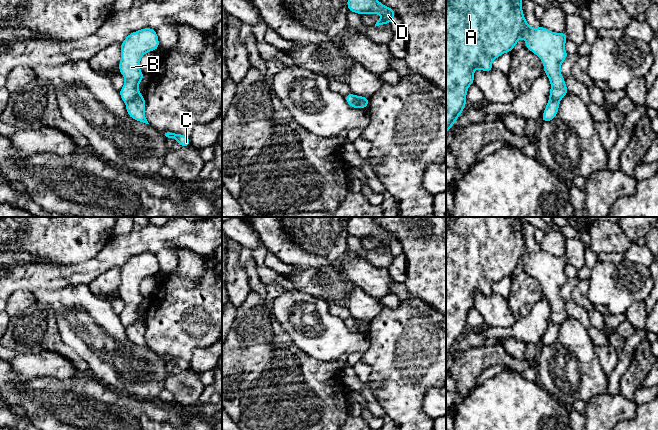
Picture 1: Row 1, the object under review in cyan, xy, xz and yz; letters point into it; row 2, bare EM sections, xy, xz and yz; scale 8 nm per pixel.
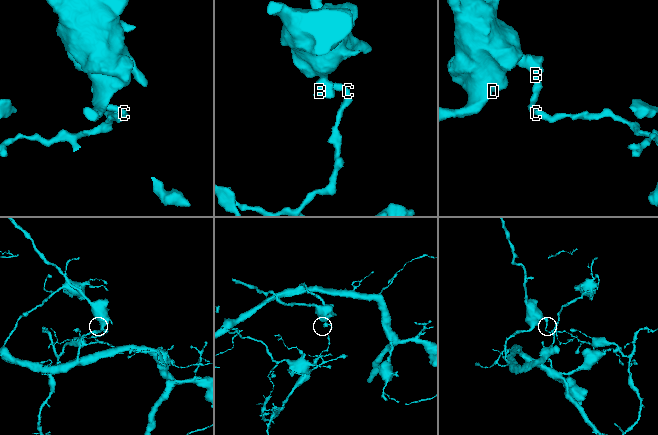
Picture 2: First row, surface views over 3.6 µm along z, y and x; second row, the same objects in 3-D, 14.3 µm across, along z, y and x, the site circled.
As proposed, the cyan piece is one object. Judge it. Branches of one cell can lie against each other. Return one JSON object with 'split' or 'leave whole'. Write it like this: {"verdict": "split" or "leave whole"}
{"verdict": "split"}

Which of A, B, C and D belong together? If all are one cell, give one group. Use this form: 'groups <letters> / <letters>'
groups A B D / C

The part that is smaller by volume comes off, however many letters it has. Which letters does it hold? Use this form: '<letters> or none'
C

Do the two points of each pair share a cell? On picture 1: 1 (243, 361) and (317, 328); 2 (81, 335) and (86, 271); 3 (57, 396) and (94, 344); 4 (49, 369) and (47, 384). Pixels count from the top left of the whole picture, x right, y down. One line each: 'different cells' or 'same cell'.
1: different cells
2: different cells
3: different cells
4: different cells

